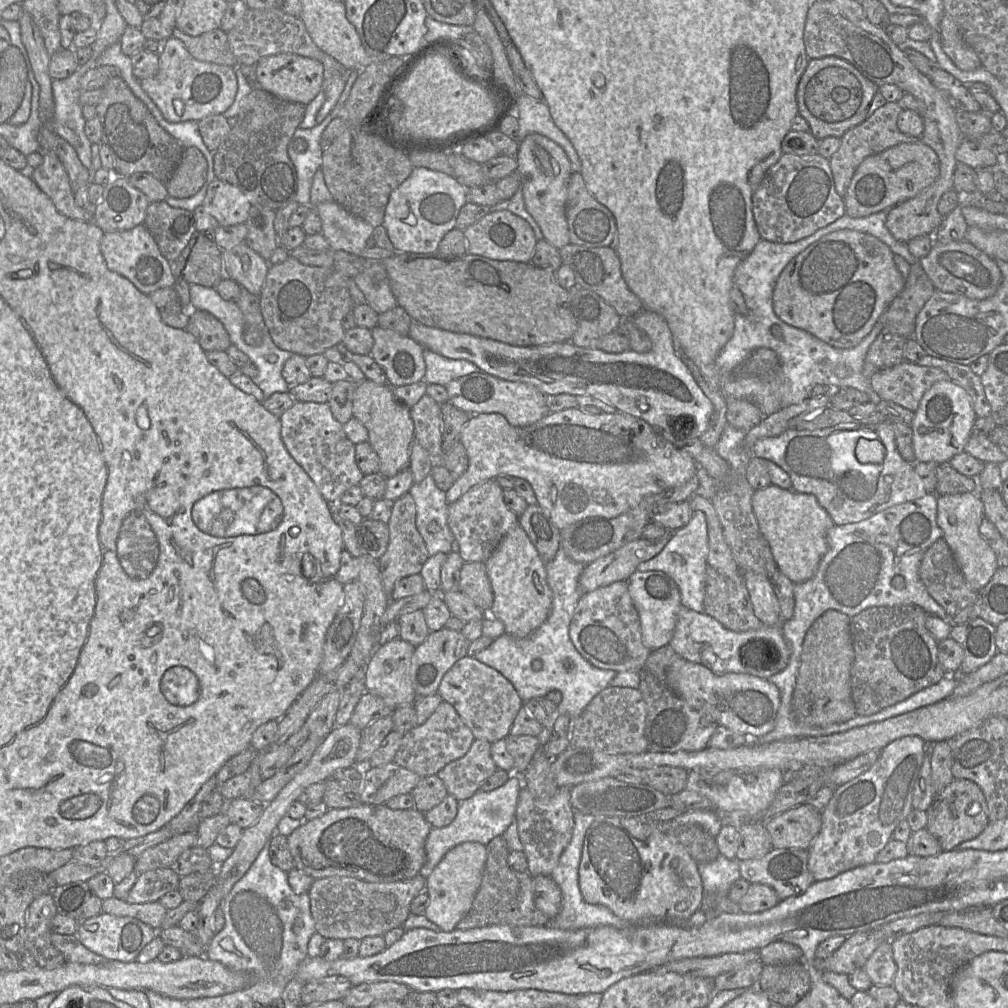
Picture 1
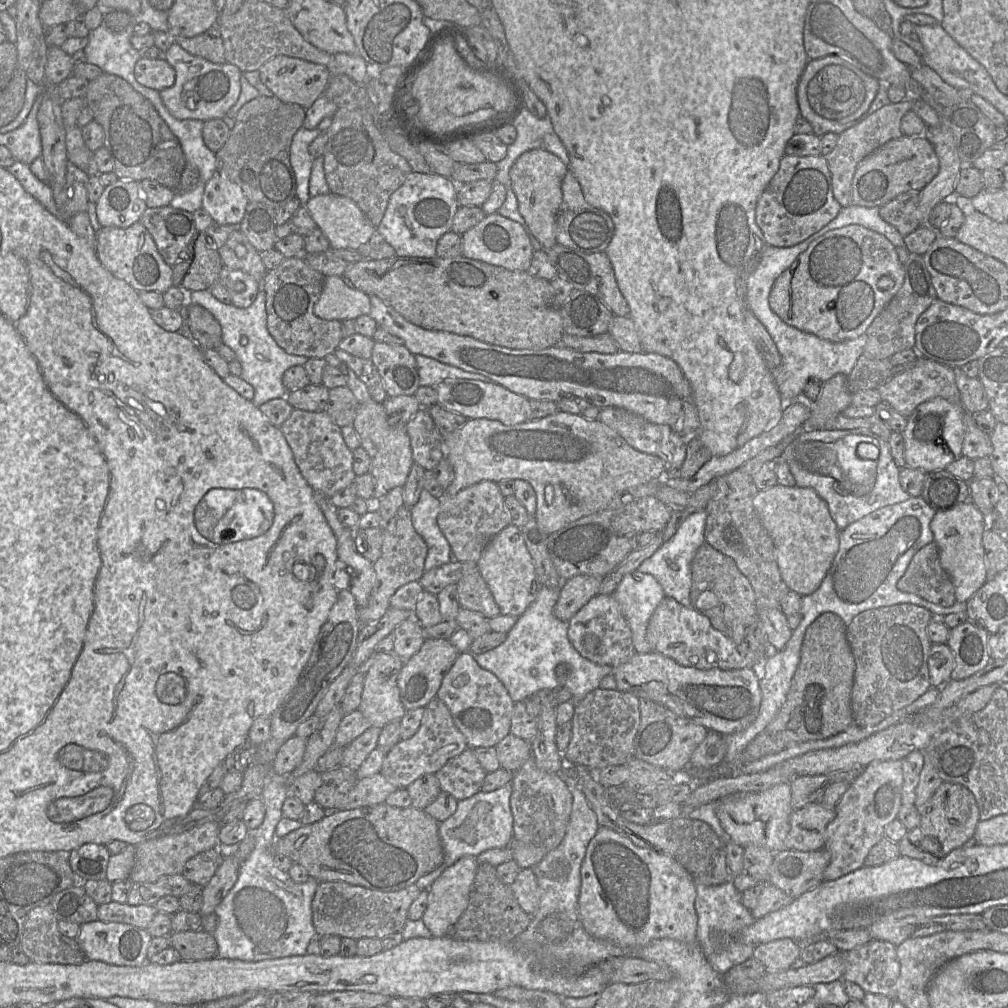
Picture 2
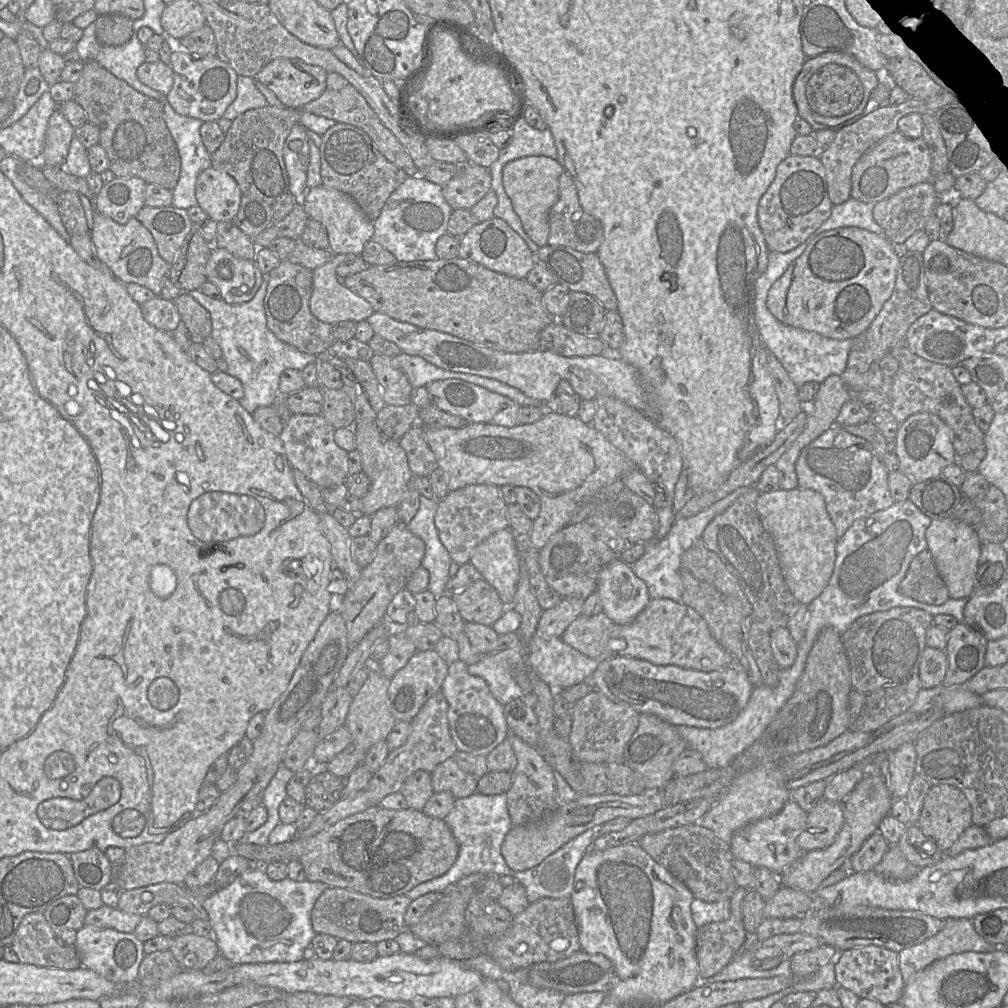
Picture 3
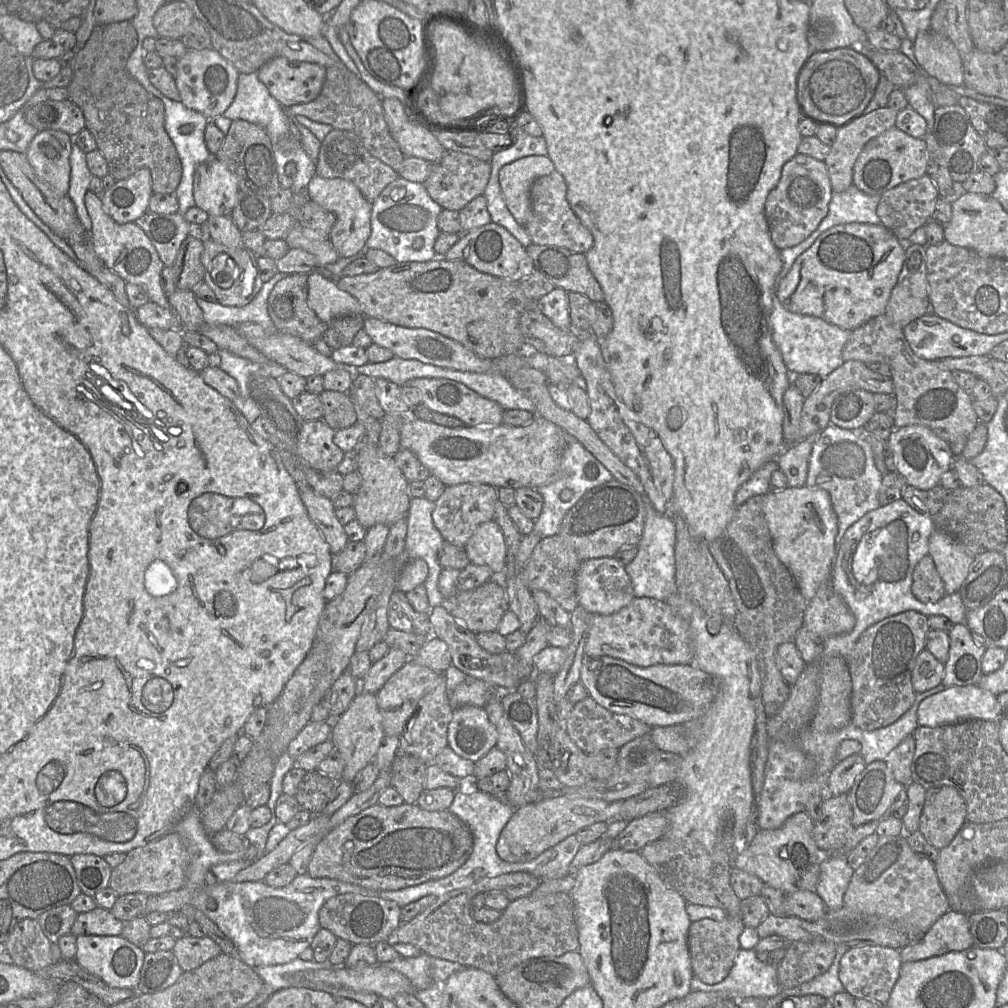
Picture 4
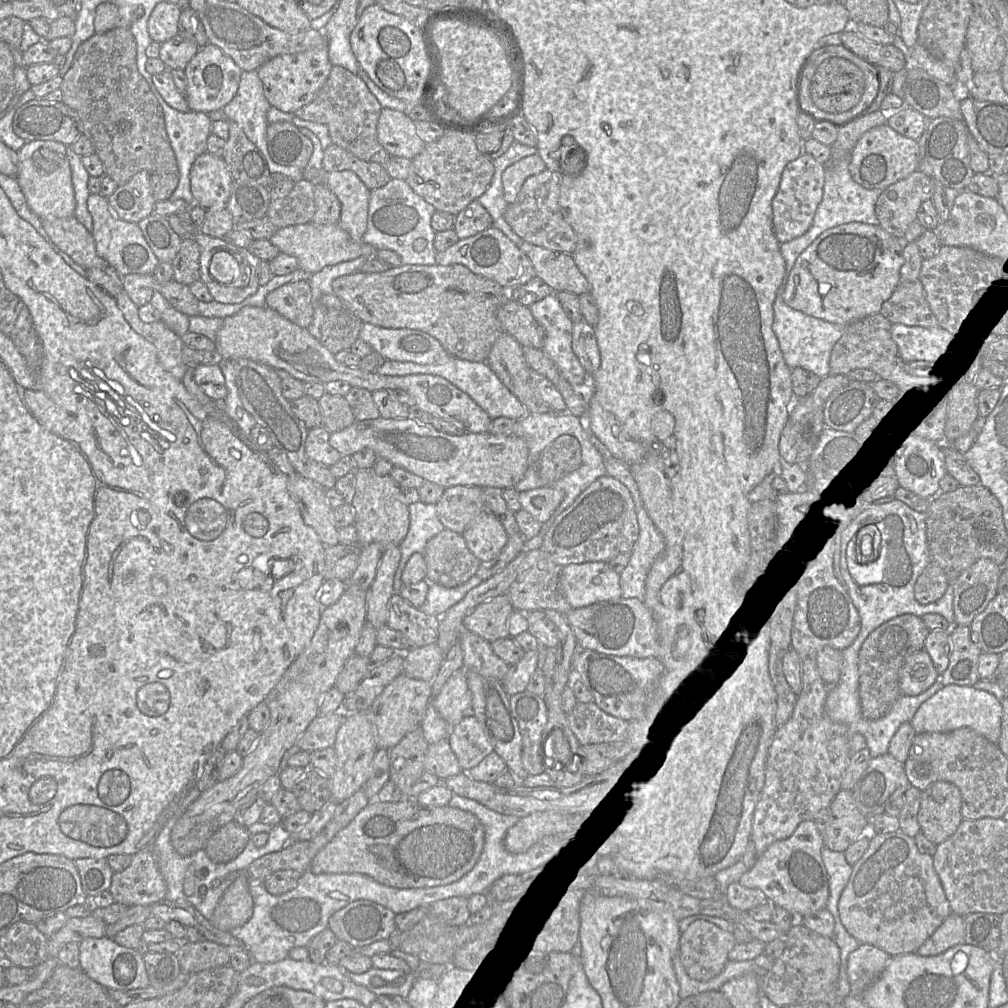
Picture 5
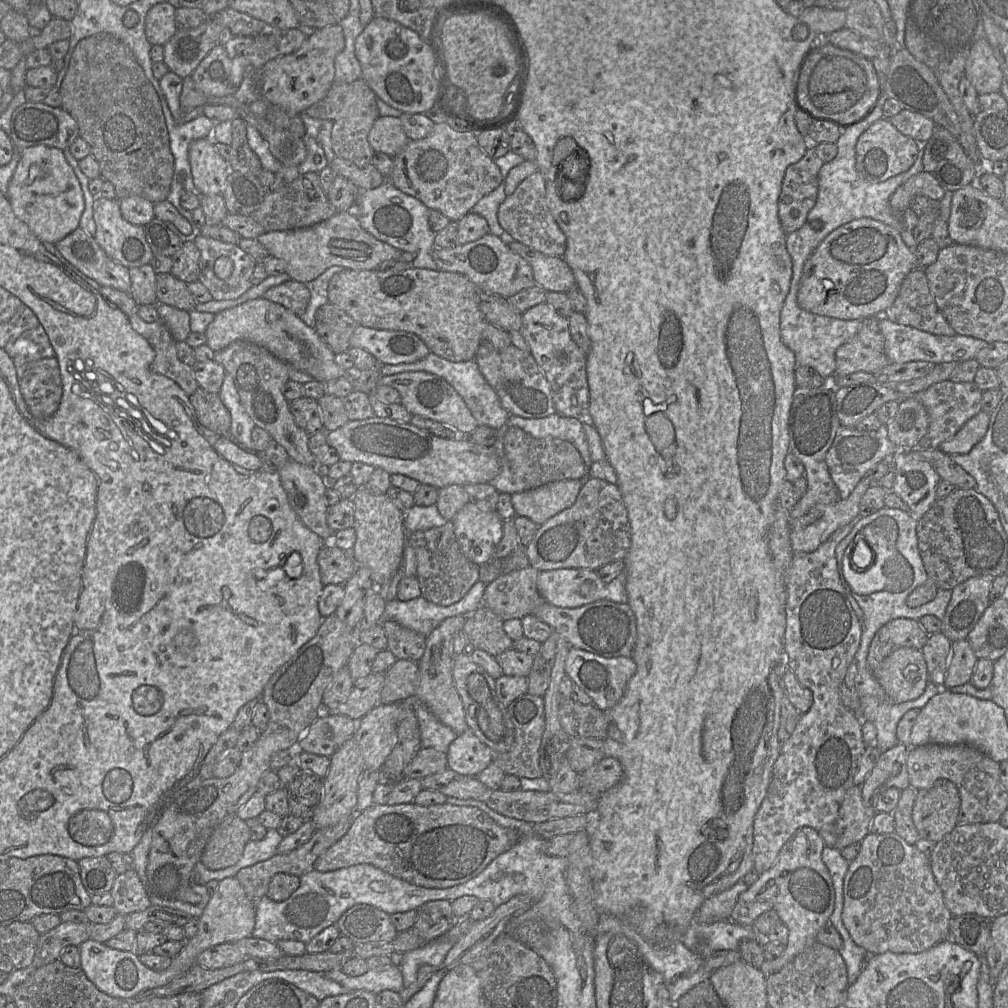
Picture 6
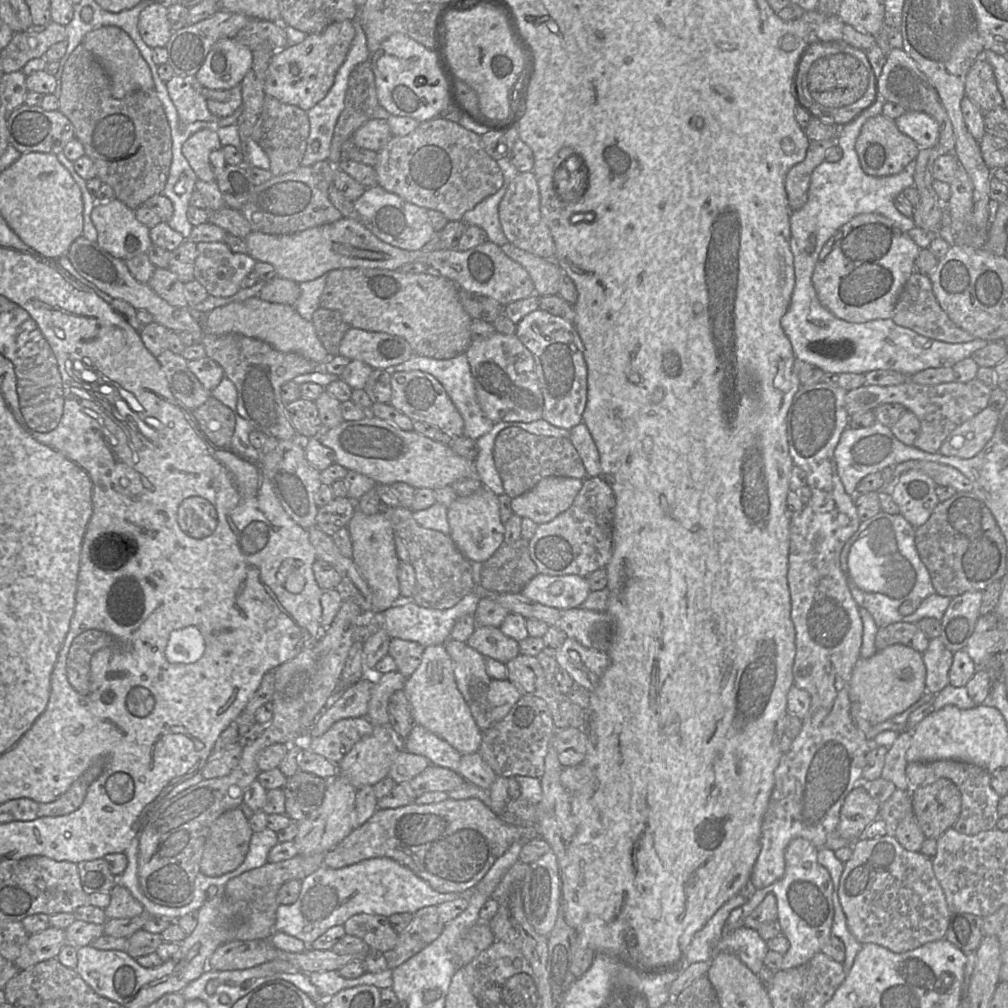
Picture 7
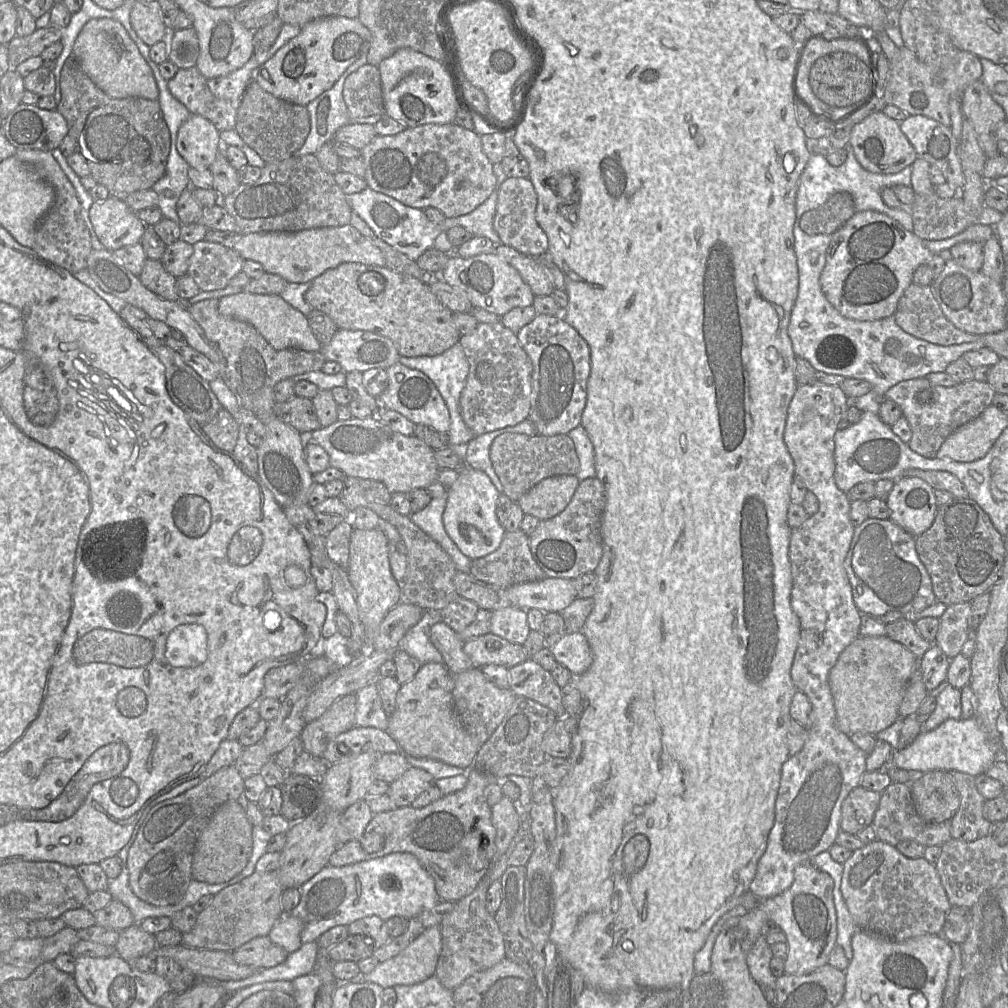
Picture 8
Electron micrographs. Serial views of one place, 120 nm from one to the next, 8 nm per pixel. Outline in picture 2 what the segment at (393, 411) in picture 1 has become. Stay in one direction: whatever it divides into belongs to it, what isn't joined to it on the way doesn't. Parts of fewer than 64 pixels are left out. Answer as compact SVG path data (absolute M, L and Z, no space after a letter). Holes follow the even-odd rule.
M372 399L359 404L353 422L361 447L371 458L370 474L375 480L374 501L380 499L395 487L403 487L414 464L410 438L406 429L407 424L399 422L398 425L389 426L387 418L388 415L385 412L384 405Z

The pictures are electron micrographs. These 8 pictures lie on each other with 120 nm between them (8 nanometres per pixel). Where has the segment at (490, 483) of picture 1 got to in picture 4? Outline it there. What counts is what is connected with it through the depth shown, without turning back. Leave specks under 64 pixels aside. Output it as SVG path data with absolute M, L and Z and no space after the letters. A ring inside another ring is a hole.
M463 483L446 486L442 495L434 502L433 523L444 541L465 547L468 539L482 523L493 520L497 501L497 489L488 484Z

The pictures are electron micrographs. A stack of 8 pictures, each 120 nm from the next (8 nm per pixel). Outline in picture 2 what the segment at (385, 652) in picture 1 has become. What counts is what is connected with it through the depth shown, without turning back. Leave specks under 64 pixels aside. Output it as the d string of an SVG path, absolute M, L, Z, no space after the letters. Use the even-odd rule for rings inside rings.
M389 652L374 654L364 668L365 682L358 710L372 727L383 729L407 713L397 684L403 666L404 661Z

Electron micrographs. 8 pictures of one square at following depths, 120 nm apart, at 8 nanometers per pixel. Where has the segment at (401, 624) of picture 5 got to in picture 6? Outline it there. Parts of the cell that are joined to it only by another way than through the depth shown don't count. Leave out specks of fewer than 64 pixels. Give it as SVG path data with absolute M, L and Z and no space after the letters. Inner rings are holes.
M383 620L382 627L387 637L387 650L397 659L419 662L422 658L427 637L402 627L392 620Z

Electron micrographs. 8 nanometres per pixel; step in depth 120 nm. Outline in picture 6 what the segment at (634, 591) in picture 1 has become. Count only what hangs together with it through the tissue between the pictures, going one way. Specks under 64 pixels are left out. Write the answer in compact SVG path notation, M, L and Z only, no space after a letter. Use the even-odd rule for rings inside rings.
M561 568L540 571L537 589L544 600L562 608L577 608L602 600L606 585L597 570Z

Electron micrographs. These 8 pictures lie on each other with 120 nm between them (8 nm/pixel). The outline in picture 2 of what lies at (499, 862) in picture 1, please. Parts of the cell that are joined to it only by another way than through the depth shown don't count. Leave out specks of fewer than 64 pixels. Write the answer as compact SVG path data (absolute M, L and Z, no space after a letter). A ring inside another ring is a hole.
M482 863L475 875L469 893L468 905L447 935L462 941L511 943L530 927L531 922L532 917L519 906L510 885L499 880L496 867Z

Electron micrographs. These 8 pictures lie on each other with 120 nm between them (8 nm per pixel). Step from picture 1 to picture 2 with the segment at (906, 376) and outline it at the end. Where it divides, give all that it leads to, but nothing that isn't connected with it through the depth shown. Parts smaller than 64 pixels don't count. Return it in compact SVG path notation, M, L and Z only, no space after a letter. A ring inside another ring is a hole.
M921 356L915 361L917 361L917 364L913 368L893 375L877 389L883 402L888 403L907 419L918 405L936 397L961 405L961 396L956 385L954 368Z

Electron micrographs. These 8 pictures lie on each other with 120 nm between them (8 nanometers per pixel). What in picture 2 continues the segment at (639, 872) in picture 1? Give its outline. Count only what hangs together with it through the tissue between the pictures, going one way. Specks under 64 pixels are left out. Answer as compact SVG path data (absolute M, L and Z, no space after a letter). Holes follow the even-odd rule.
M600 827L587 847L580 880L579 917L592 937L627 949L663 938L697 942L696 885L670 855L639 847L617 832Z

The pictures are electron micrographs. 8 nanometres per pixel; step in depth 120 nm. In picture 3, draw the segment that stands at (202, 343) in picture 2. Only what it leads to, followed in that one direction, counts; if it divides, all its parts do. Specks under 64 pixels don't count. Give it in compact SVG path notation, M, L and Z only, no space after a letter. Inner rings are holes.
M181 292L173 302L180 314L181 321L193 337L193 343L211 337L212 322L209 312L188 292Z

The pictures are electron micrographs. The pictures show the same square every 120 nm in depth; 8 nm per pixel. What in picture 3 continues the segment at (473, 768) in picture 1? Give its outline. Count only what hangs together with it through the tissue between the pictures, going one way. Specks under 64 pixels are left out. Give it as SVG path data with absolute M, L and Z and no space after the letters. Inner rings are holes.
M448 759L431 772L434 793L450 792L456 799L466 798L477 791L479 778L462 771L456 762Z

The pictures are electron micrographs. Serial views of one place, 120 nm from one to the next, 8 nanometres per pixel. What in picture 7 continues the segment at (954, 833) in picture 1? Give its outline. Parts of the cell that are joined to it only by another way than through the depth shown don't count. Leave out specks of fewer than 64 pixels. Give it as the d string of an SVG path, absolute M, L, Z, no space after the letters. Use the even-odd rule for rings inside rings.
M950 779L912 788L911 798L916 821L927 839L937 839L959 818L961 793Z

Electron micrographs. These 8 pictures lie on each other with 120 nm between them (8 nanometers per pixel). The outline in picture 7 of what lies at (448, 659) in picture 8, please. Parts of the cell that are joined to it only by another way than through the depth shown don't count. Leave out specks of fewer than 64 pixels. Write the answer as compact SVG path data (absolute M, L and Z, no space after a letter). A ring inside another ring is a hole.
M448 638L444 646L453 661L457 687L476 725L484 732L493 725L490 712L487 712L487 692L491 678L486 672L485 657L466 642L452 638Z

